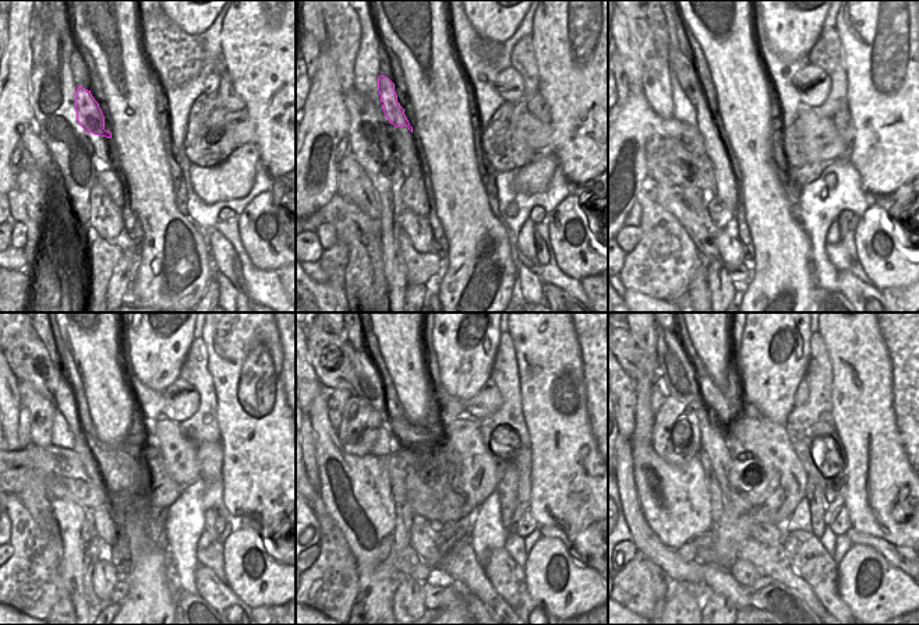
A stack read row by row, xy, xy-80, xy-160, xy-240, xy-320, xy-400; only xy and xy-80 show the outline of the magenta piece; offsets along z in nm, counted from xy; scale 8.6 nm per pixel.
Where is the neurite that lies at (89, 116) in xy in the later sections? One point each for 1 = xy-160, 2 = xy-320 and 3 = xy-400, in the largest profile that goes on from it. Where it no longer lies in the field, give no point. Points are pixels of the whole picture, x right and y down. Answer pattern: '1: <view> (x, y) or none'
1: xy-160 (688, 77)
2: xy-320 (331, 355)
3: xy-400 (638, 363)

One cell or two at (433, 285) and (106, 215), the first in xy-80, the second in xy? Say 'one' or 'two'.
two

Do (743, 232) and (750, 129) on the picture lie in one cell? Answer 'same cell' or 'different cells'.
different cells

